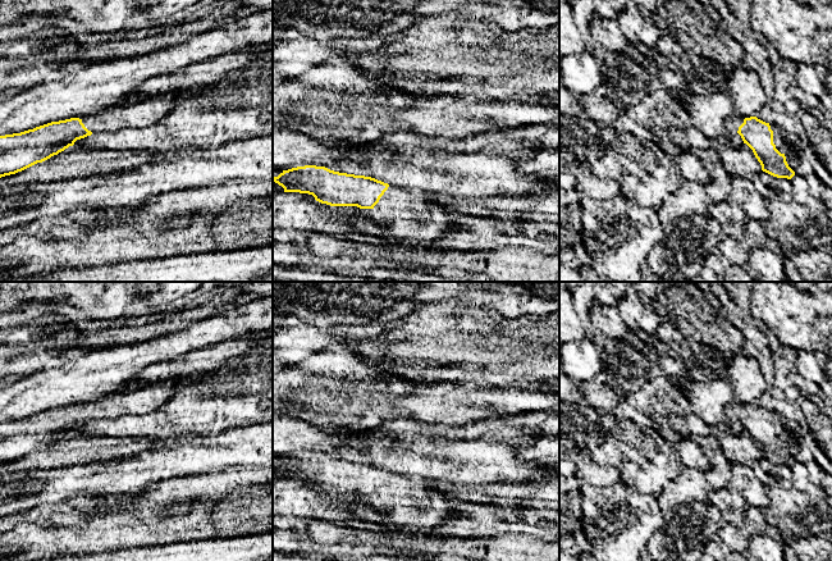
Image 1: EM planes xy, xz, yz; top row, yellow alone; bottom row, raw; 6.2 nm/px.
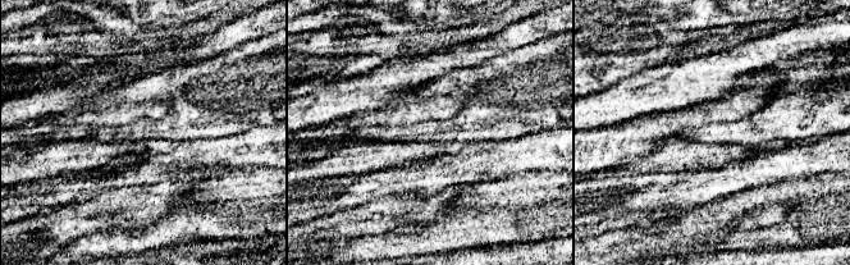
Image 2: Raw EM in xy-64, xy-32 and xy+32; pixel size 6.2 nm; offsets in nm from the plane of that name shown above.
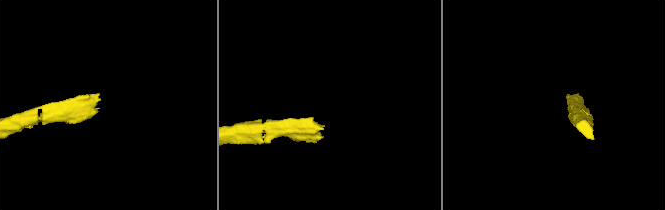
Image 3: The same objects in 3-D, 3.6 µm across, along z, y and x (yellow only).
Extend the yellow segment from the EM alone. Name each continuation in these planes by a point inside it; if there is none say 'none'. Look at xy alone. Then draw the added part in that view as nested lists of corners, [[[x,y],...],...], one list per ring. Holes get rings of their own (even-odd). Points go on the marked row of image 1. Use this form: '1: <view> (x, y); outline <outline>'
1: xy (142, 113); outline [[[169,95],[156,96],[101,109],[82,118],[82,123],[92,133],[111,133],[124,128],[154,126],[172,109],[173,97]]]

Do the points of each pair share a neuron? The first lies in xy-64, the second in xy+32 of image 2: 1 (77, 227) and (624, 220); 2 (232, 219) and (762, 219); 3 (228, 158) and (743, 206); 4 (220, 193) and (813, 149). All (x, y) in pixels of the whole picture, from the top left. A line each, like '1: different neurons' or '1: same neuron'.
1: same neuron
2: different neurons
3: different neurons
4: different neurons

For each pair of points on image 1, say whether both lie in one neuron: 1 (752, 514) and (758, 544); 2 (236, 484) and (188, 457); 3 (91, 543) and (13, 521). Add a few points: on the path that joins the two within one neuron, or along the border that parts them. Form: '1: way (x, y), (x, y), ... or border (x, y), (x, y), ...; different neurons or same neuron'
1: border (782, 543), (767, 536), (753, 536), (746, 547); different neurons
2: border (243, 464), (213, 471); different neurons
3: border (22, 521), (13, 529); different neurons

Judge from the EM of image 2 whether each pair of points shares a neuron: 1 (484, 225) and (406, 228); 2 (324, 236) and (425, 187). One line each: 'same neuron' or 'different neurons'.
1: same neuron
2: different neurons

